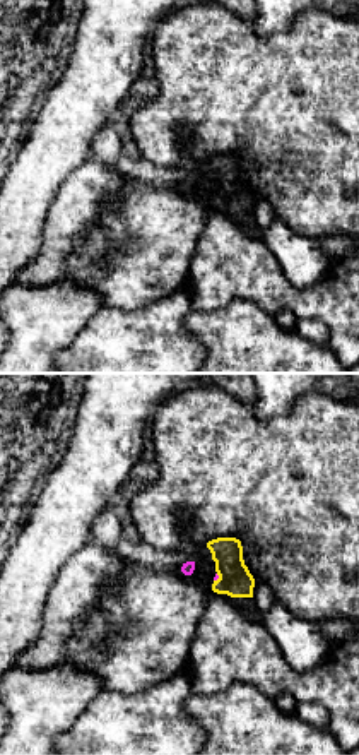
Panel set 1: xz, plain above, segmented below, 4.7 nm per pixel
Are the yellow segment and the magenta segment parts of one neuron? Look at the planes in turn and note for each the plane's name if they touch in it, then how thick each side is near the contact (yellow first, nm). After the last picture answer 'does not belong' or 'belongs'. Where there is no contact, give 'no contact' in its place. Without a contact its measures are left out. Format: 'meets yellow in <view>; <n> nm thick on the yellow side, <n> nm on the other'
meets yellow in xz; 160 nm thick on the yellow side, 20 nm on the other

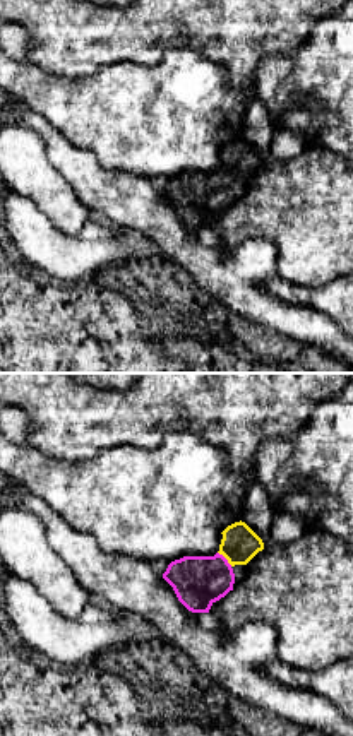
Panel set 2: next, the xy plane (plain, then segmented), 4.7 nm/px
meets yellow in xy; 170 nm thick on the yellow side, 240 nm on the other

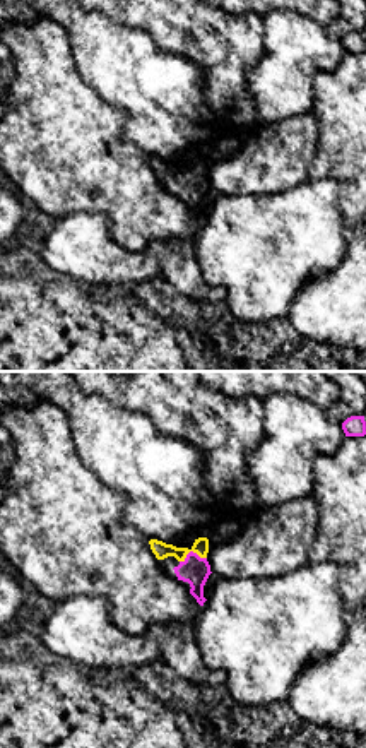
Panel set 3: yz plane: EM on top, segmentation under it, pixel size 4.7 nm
meets yellow in yz; 80 nm thick on the yellow side, 140 nm on the other

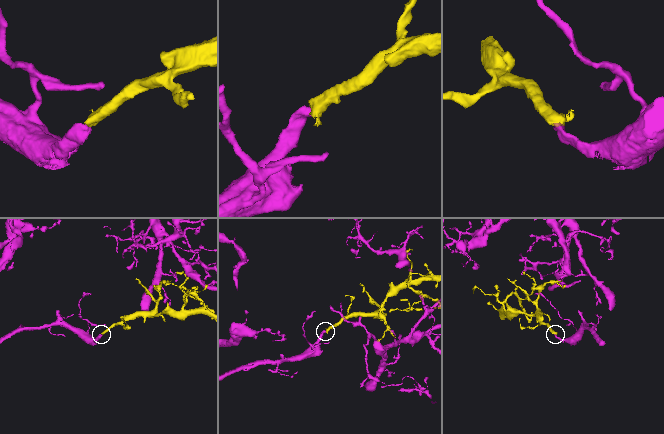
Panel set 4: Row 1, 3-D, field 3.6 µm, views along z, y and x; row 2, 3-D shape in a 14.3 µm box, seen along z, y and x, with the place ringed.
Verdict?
belongs

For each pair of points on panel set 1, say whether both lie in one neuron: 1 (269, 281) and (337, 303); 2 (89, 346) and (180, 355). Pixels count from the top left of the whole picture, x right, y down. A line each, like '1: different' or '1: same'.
1: same
2: same

